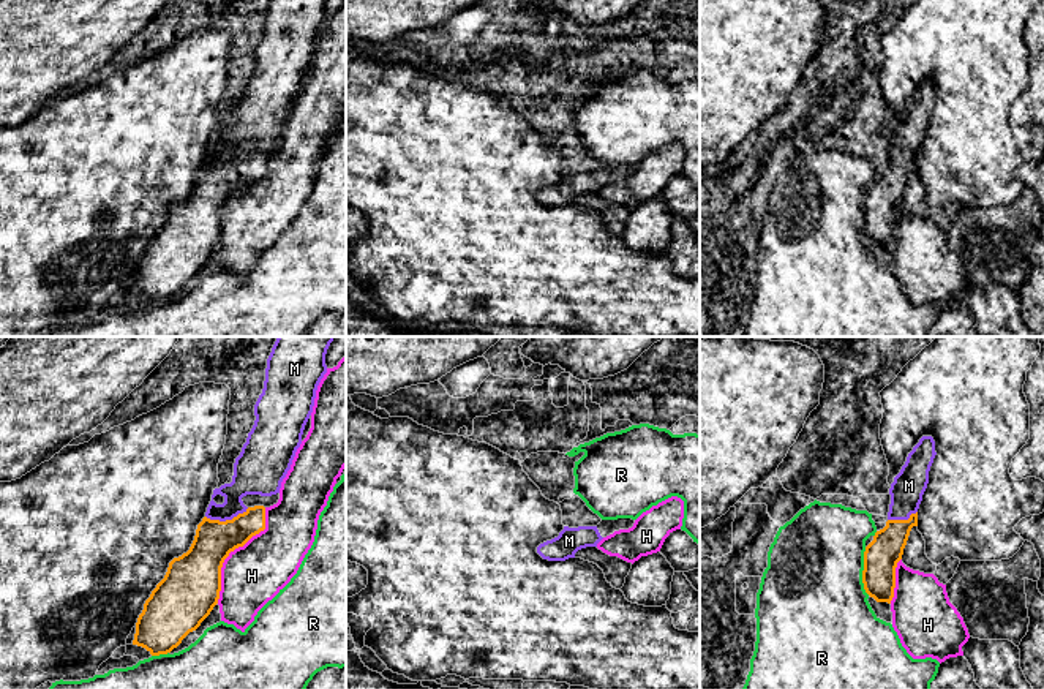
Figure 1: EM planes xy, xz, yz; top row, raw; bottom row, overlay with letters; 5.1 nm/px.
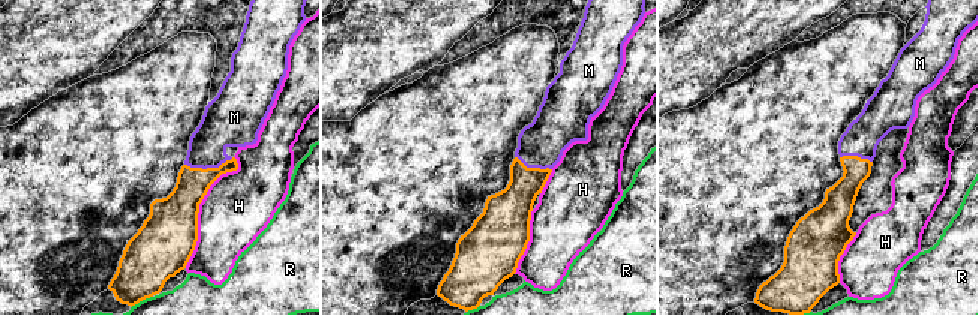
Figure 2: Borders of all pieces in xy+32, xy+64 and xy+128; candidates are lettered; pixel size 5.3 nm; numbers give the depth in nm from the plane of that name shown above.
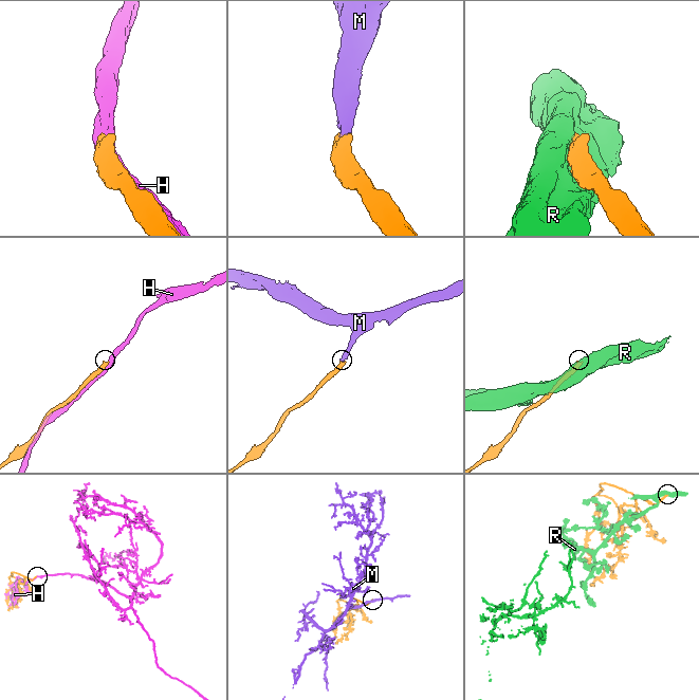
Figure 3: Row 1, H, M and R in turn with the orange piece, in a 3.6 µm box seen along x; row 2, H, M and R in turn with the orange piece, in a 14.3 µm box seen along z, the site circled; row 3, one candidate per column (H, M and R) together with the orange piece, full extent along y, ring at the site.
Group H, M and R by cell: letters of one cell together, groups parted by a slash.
H / M / R

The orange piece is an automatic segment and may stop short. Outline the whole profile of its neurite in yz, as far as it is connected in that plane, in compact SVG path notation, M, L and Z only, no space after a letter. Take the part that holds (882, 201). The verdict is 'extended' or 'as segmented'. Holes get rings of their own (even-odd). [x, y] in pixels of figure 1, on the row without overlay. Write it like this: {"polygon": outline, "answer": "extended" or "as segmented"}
{"polygon": "M922 82L891 130L886 172L877 177L866 193L862 229L866 239L877 248L891 250L894 243L896 213L902 205L911 174L918 172L918 155L935 101L933 84Z", "answer": "extended"}

